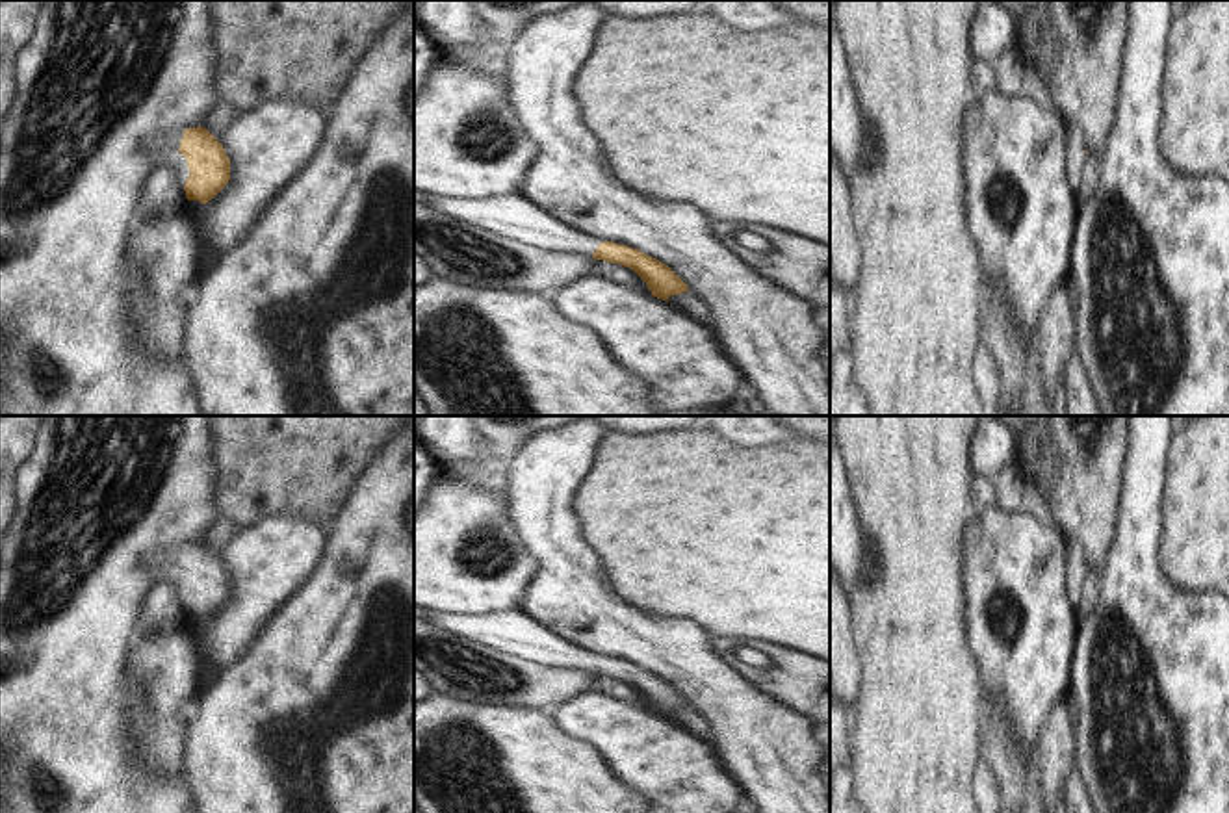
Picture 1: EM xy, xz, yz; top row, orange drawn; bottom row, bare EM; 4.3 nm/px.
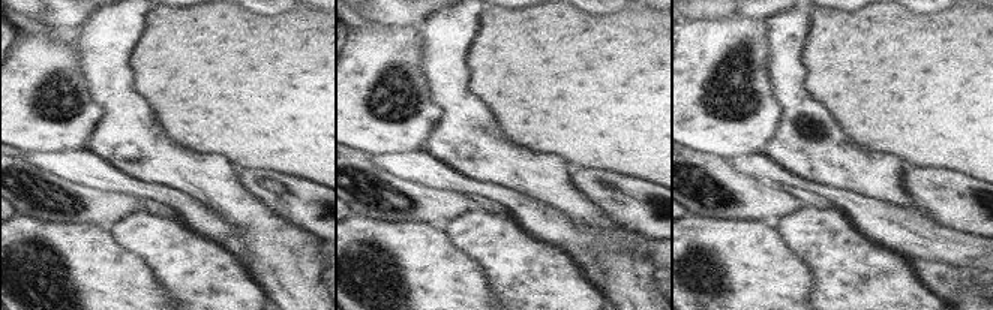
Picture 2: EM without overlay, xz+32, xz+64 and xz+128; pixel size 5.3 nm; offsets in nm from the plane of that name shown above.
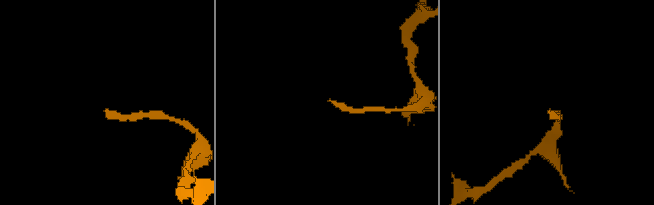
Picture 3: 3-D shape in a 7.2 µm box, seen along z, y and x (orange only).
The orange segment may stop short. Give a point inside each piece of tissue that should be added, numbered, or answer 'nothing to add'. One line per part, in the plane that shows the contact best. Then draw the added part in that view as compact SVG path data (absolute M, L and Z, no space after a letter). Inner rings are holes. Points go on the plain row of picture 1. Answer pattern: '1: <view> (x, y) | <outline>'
1: xy (160, 567) | M182 544L171 548L160 548L141 559L137 559L134 572L152 583L169 583L176 588L178 600L184 603L189 585L186 574L178 568L180 555L184 551Z

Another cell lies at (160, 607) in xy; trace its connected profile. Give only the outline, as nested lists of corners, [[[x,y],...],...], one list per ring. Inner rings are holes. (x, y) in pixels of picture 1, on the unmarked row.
[[[169,583],[152,587],[137,607],[137,627],[132,640],[137,635],[152,635],[163,627],[171,627],[186,614],[184,603],[178,600],[178,592]]]

